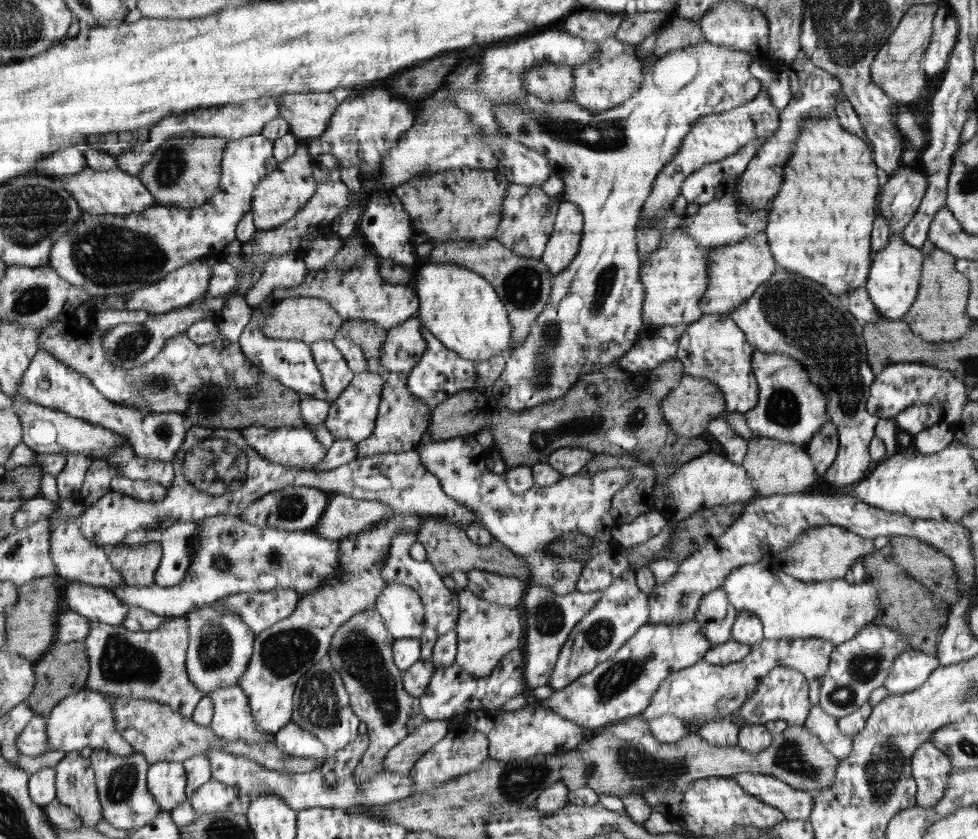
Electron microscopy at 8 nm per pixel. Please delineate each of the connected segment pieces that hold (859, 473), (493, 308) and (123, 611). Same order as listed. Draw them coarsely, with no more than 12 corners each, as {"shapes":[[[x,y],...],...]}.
{"shapes":[[[781,266],[729,316],[787,354],[838,430],[830,493],[870,473],[880,419],[863,323]],[[421,264],[417,316],[477,363],[507,356],[511,321],[486,277]],[[70,580],[71,611],[120,625],[129,607],[112,591]]]}

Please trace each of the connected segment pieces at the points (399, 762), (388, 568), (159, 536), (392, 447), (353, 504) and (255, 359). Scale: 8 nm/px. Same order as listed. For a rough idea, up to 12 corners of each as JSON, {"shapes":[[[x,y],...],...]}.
{"shapes":[[[427,719],[385,756],[384,770],[408,773],[444,738],[449,719]],[[417,533],[392,538],[381,577],[414,588],[426,608],[421,658],[459,622],[459,601],[428,561],[410,556]],[[199,524],[136,529],[124,549],[163,546],[154,584],[164,589],[187,577],[200,542]],[[385,379],[374,434],[357,459],[418,449],[430,409],[407,389]],[[331,494],[312,532],[337,540],[391,515],[389,504]],[[251,300],[239,338],[254,366],[303,396],[326,401],[311,345],[269,337],[278,301]]]}

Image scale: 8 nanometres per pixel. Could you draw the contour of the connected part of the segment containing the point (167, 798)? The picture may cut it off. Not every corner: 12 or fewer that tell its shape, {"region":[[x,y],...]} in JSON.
{"region":[[180,761],[150,764],[147,787],[170,814],[186,802]]}

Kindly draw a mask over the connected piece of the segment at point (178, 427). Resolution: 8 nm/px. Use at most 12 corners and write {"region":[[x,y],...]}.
{"region":[[38,351],[18,395],[173,462],[181,414],[107,400],[87,376]]}

